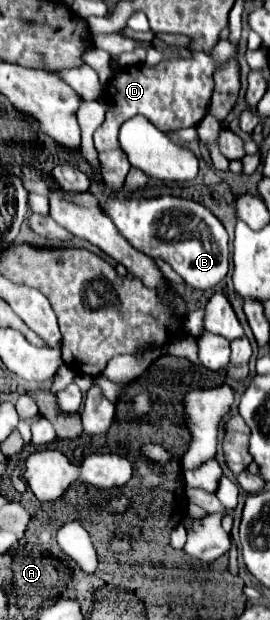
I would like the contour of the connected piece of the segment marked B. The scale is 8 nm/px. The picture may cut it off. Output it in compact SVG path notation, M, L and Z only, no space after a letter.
M162 195L158 199L110 199L106 203L106 207L102 207L102 209L104 209L104 213L108 213L112 217L112 221L116 223L120 233L128 239L128 243L134 249L140 249L148 257L164 259L166 263L172 265L172 269L178 275L182 275L182 279L188 285L192 285L196 289L210 289L226 277L228 265L230 265L228 263L228 233L226 233L224 225L220 223L220 219L202 203L198 203L194 199Z

